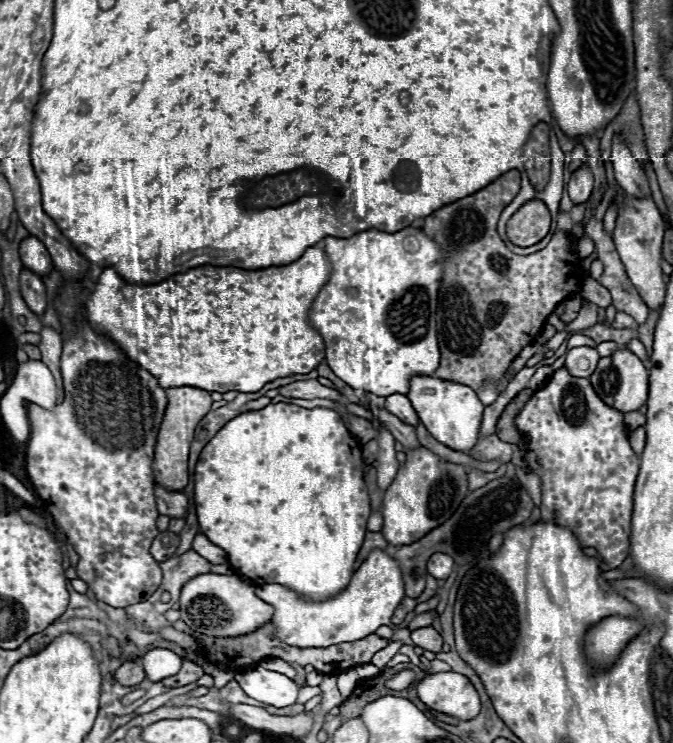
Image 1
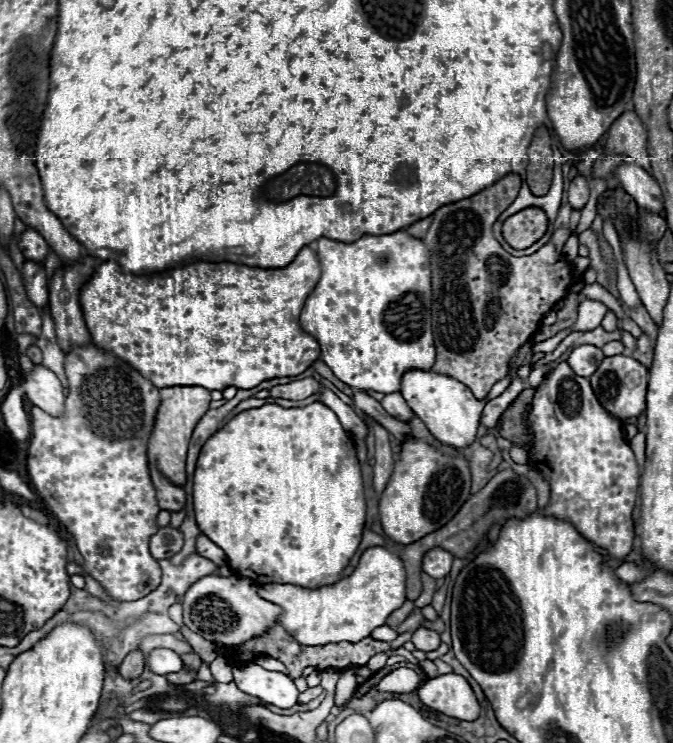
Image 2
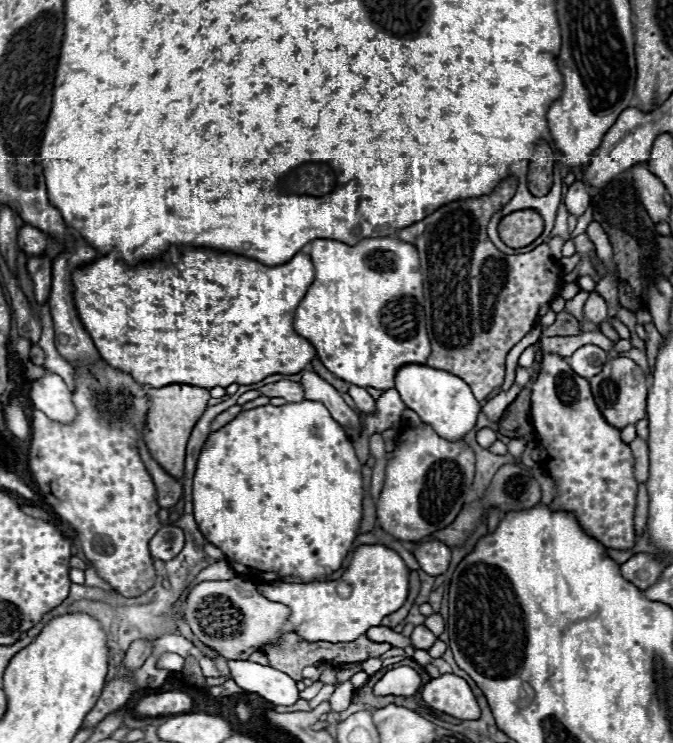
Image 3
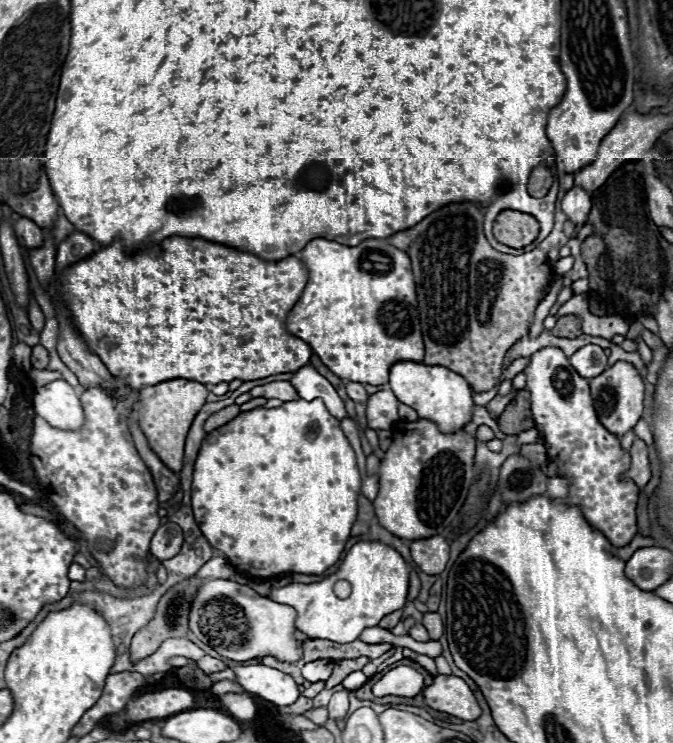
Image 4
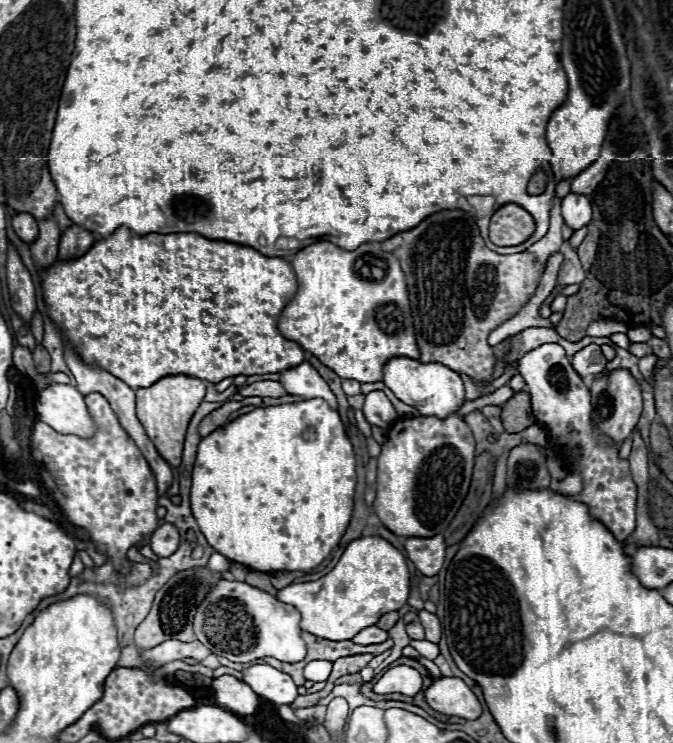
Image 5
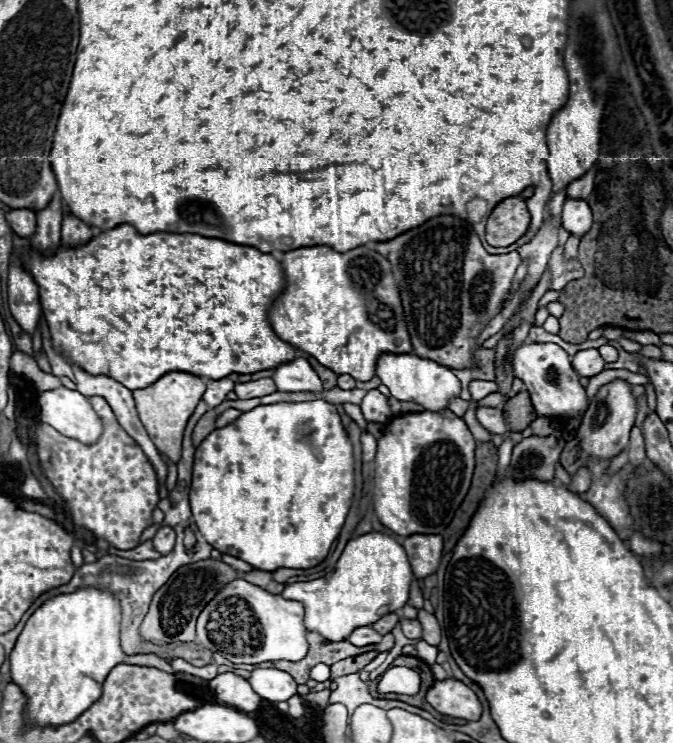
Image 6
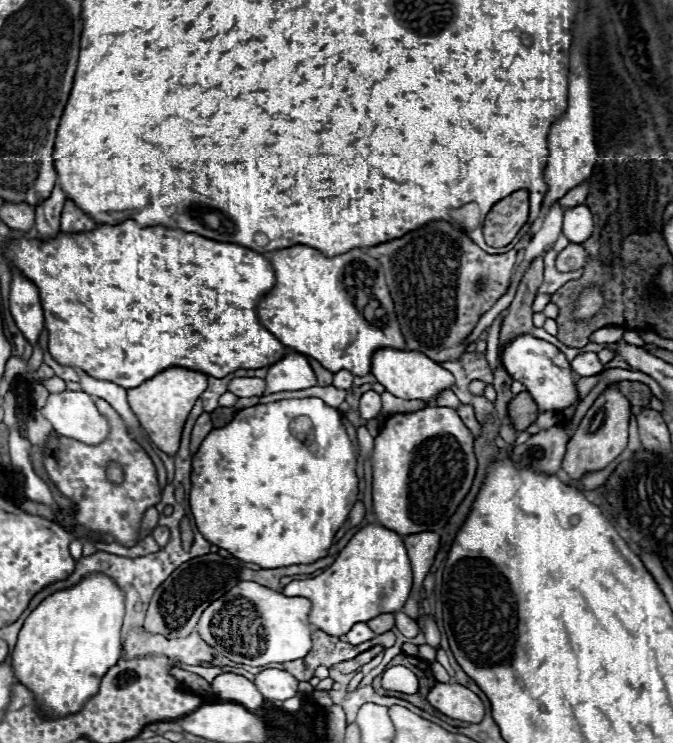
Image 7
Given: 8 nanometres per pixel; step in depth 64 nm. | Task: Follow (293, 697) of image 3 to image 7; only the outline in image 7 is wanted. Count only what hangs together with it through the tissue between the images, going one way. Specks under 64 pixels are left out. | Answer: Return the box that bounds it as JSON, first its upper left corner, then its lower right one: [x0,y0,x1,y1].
[256,668,298,700]

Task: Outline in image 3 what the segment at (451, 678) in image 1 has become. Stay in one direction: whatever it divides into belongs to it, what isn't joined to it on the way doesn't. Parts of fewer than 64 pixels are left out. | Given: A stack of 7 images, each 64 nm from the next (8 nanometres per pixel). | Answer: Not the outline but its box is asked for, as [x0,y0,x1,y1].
[422,674,480,720]

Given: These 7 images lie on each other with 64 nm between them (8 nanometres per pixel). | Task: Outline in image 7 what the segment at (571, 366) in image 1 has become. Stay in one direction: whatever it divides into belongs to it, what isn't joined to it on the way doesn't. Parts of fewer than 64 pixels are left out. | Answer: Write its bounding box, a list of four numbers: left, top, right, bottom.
[572,352,604,376]

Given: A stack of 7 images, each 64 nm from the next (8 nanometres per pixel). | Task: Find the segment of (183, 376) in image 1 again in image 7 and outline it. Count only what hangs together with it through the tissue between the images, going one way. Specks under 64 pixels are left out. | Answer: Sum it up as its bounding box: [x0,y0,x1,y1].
[4,220,288,388]

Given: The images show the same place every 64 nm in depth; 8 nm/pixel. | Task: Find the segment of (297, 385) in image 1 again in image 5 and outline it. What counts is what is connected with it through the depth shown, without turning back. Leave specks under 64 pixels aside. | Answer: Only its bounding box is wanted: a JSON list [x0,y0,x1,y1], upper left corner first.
[240,380,286,398]

